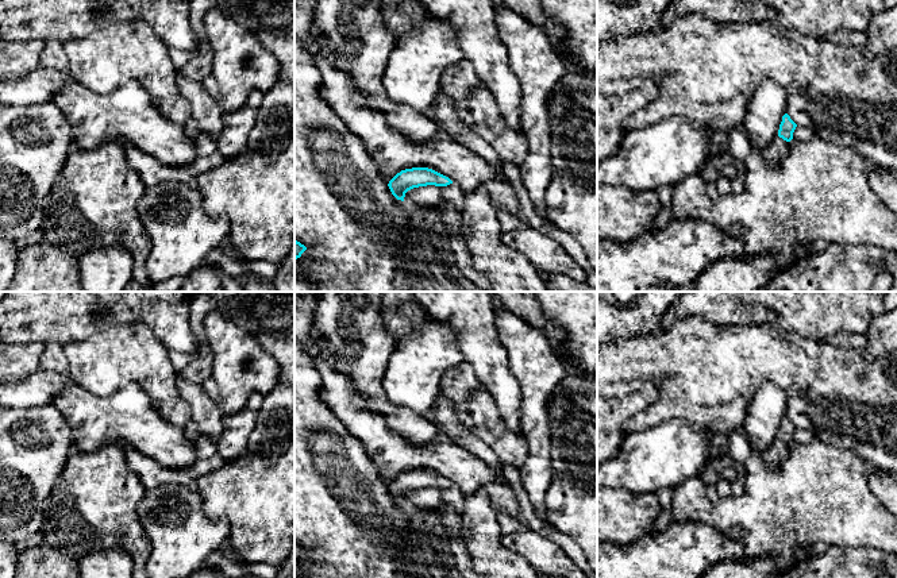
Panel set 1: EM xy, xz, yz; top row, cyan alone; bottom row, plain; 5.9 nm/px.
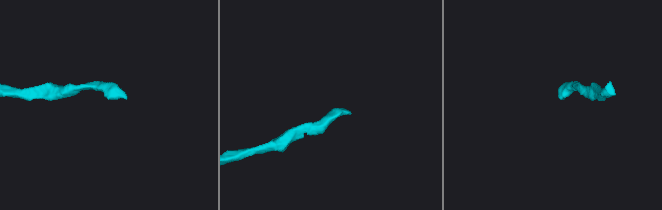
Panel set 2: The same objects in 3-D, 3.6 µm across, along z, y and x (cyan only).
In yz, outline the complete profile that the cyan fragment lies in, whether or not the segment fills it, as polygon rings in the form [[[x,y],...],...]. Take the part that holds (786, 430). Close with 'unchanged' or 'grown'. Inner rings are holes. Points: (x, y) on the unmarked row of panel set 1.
[[[785,416],[779,427],[778,438],[765,452],[761,452],[770,467],[778,467],[786,458],[789,458],[789,444],[793,442],[796,429],[797,427],[788,416]]]; grown

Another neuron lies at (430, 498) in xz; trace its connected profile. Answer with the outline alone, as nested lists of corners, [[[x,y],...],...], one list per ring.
[[[457,486],[447,489],[419,489],[405,496],[404,504],[411,508],[421,508],[434,510],[442,504],[451,505],[458,513],[463,509],[465,496]]]

